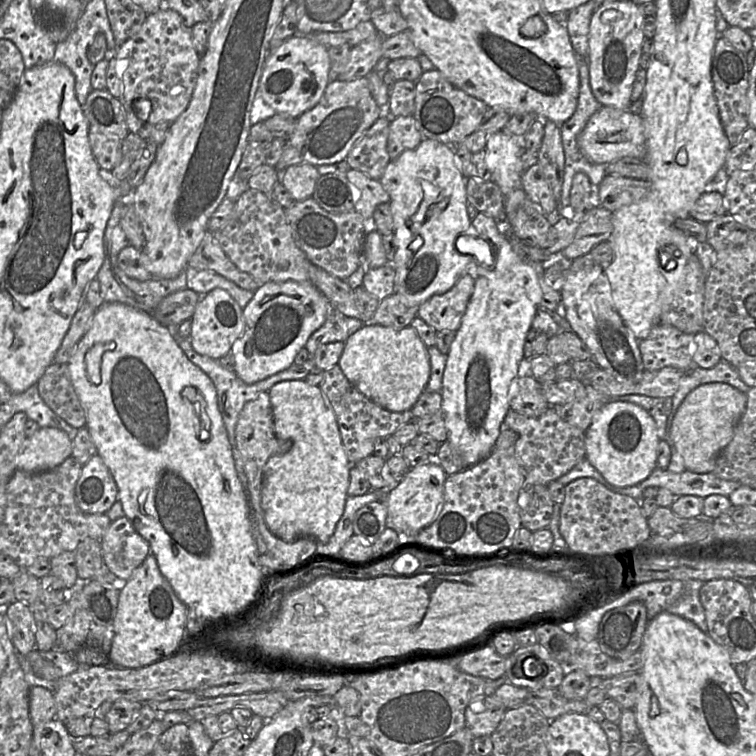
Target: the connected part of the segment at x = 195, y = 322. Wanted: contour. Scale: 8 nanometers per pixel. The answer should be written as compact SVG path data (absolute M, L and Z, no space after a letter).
M215 288L205 295L195 307L191 317L189 340L195 352L218 360L231 351L235 340L244 330L243 309L224 289Z

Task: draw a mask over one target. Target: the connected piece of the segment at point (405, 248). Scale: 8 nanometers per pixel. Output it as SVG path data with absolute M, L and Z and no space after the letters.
M424 138L415 149L406 150L391 160L378 181L390 196L388 204L394 221L396 253L390 264L396 270L395 292L409 305L418 307L432 296L450 290L466 274L467 265L474 259L474 256L463 254L456 248L459 236L479 236L467 213L466 179L460 171L456 149L452 145Z

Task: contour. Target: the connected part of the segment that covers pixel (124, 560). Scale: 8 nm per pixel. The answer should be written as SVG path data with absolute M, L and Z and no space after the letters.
M123 516L111 522L101 539L104 565L118 580L126 581L150 553L150 545Z

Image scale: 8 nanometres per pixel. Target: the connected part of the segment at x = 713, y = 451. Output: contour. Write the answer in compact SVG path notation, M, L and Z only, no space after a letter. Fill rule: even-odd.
M721 382L700 385L687 395L676 412L670 432L686 470L697 474L713 472L719 454L733 438L735 427L745 413L746 406L746 393Z

